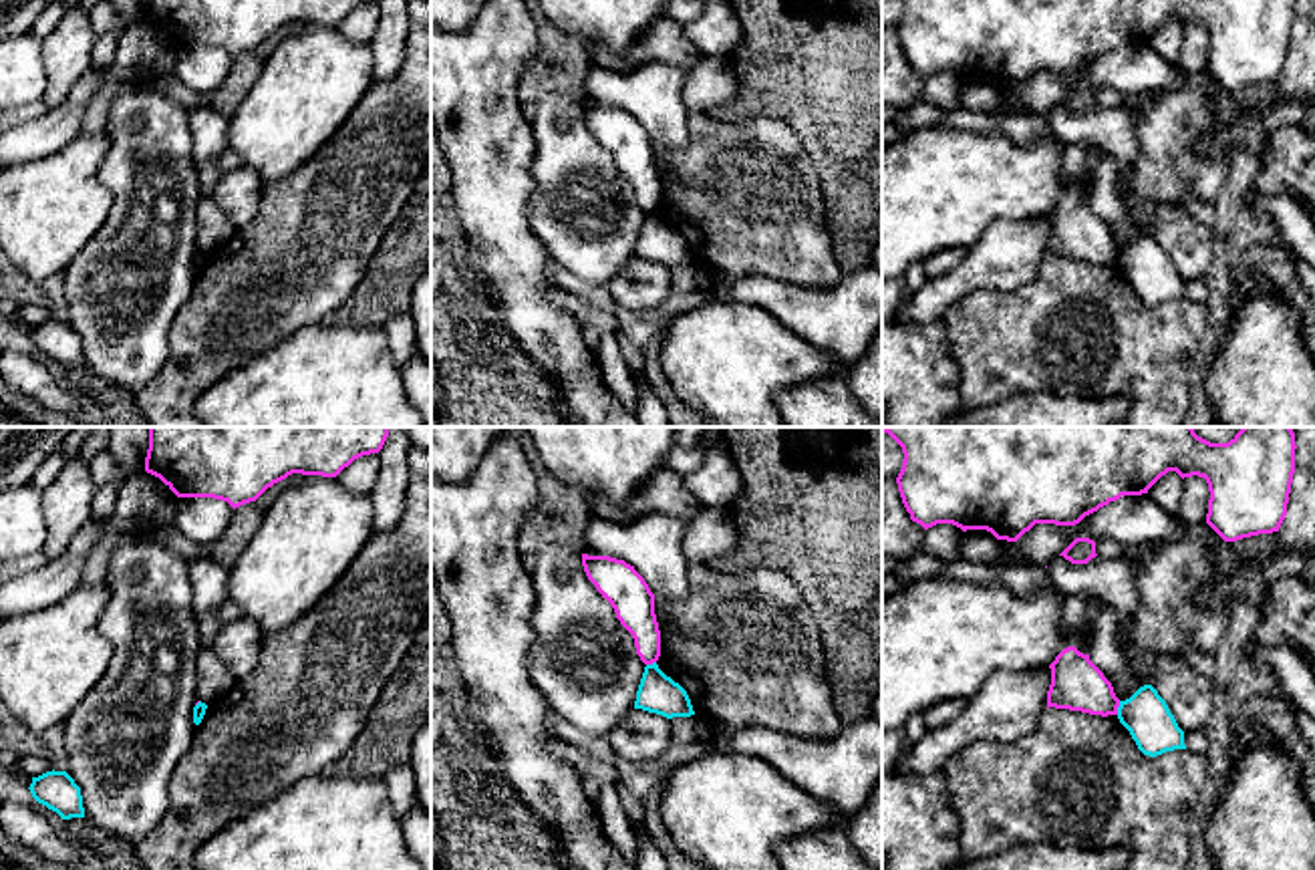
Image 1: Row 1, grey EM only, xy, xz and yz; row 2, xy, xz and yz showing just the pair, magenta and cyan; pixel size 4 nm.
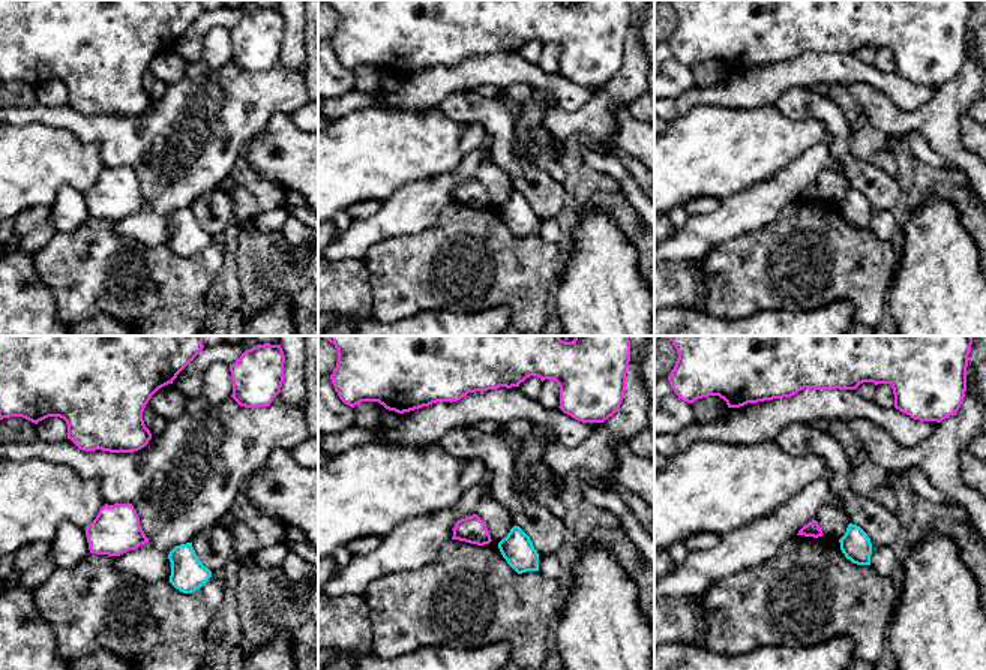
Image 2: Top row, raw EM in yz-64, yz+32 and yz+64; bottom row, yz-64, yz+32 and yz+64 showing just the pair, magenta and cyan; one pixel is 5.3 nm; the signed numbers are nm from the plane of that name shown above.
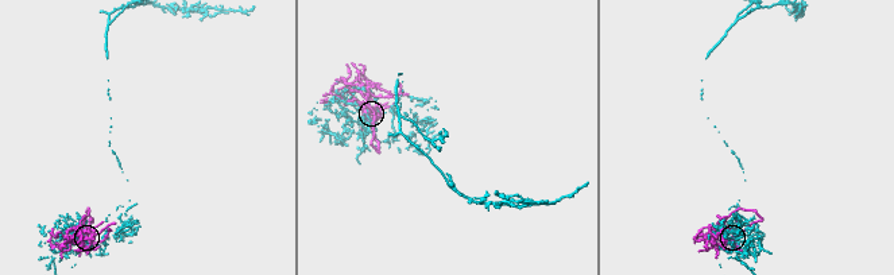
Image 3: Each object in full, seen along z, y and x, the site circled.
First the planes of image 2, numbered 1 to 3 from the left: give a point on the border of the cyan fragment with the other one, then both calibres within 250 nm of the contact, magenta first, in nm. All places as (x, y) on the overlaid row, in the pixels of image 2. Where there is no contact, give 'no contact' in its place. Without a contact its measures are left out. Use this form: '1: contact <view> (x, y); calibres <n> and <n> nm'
1: no contact
2: no contact
3: no contact

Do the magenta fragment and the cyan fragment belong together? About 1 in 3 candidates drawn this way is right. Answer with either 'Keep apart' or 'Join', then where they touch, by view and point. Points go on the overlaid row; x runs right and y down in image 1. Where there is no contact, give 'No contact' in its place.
Keep apart. Touches magenta at yz (1118, 705)

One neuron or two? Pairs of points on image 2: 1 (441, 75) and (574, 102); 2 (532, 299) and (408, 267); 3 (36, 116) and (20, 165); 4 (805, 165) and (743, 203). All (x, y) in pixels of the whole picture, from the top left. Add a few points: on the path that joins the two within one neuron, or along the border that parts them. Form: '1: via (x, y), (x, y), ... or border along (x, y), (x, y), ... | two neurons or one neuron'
1: via (474, 72), (527, 72), (544, 80) | one neuron
2: via (502, 293), (474, 288), (453, 269), (438, 269) | one neuron
3: border along (15, 123), (47, 123), (69, 131) | two neurons
4: via (790, 180), (778, 192), (758, 203) | one neuron

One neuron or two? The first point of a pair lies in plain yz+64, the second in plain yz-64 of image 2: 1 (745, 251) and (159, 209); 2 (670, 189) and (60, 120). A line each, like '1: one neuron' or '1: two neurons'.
1: two neurons
2: two neurons

